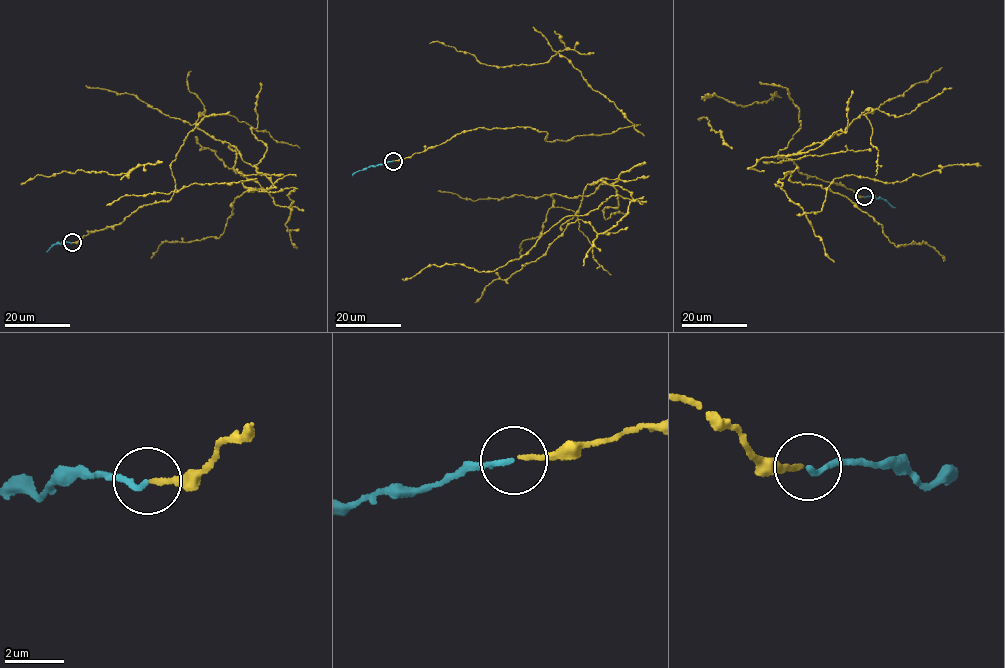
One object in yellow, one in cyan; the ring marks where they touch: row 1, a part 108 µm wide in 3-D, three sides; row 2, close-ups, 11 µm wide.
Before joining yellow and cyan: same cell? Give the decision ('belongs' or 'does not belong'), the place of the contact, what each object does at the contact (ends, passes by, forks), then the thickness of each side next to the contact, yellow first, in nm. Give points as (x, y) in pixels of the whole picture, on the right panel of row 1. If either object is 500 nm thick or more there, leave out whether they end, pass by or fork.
belongs | (864, 196) | yellow ends | cyan ends | 140/160 nm

